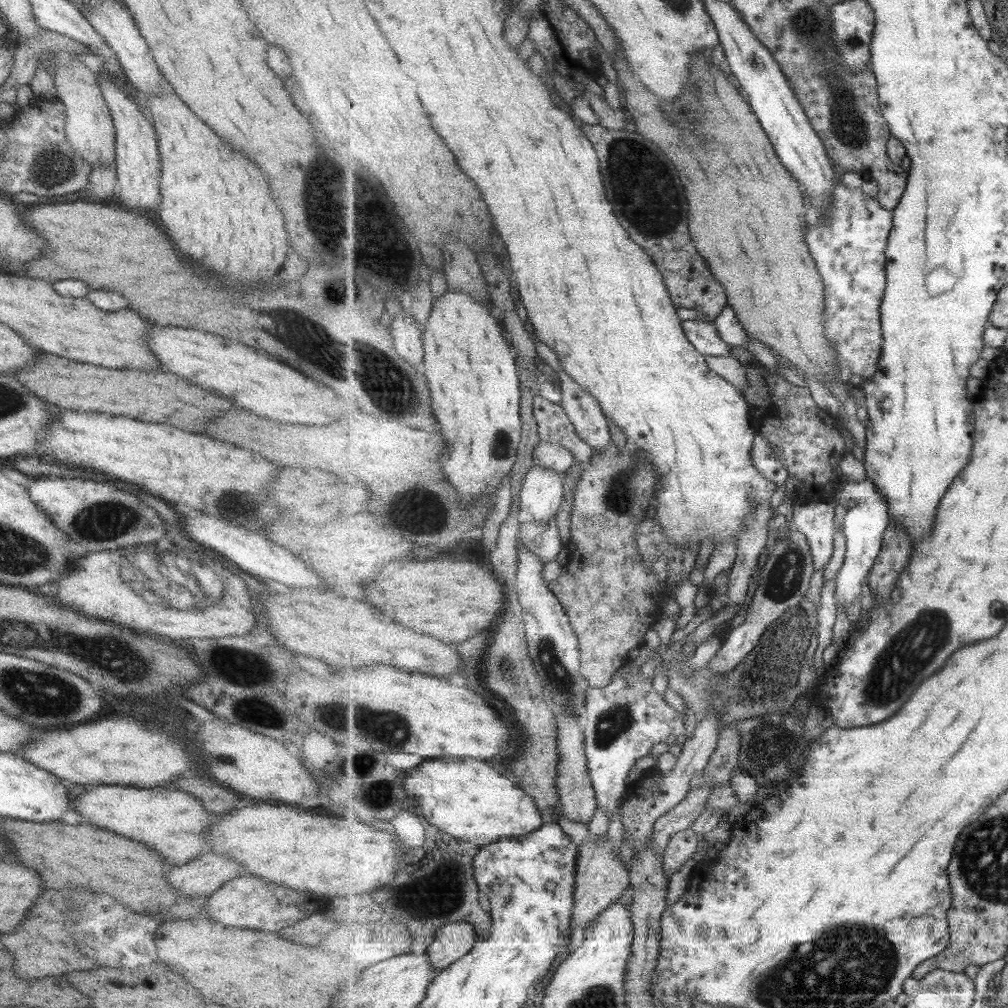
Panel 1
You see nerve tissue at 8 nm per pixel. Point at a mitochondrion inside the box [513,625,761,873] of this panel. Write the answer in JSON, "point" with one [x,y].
{"point":[560,677]}

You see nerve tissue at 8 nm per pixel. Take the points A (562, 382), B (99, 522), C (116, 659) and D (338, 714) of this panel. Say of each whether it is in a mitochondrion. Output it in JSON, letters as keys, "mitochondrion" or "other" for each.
{"A":"other","B":"mitochondrion","C":"mitochondrion","D":"mitochondrion"}

